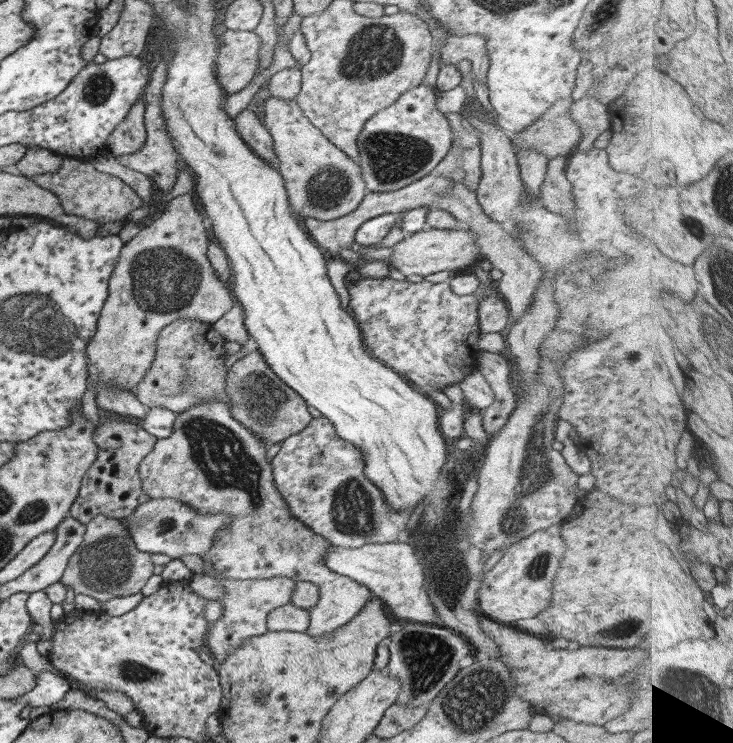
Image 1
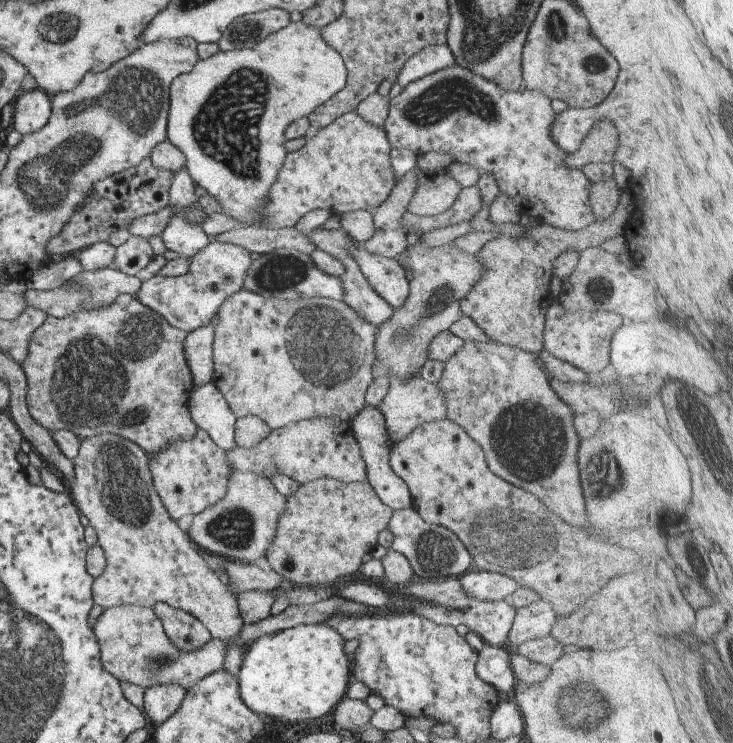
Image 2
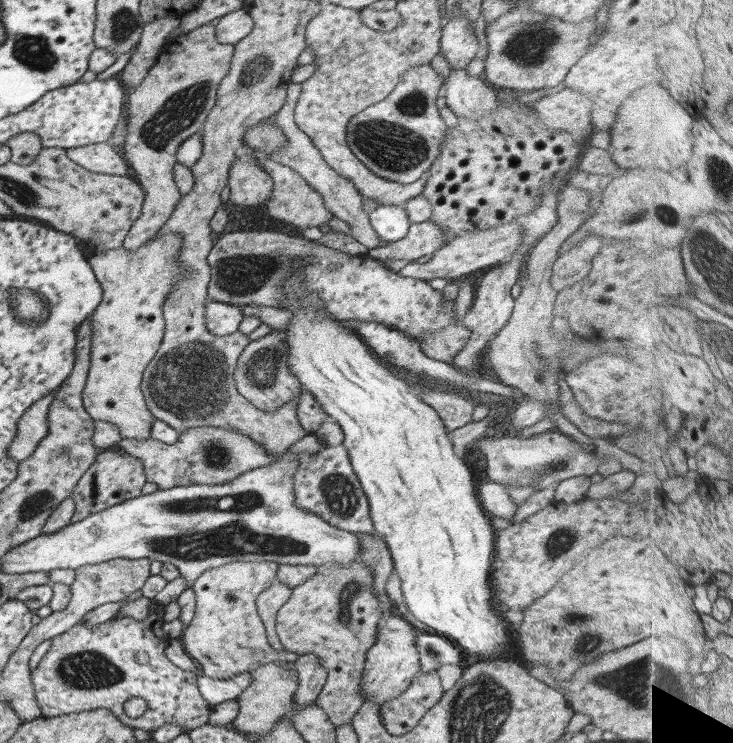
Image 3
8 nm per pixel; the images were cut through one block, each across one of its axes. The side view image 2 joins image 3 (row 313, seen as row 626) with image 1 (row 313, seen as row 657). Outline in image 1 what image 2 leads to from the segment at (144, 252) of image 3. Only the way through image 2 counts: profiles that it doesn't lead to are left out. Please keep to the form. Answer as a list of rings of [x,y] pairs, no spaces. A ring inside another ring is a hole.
[[[194,190],[170,199],[165,211],[149,226],[143,227],[131,240],[123,244],[119,258],[107,280],[107,297],[100,317],[95,323],[95,333],[85,346],[87,357],[87,386],[85,393],[96,395],[101,388],[113,384],[121,390],[133,392],[137,382],[145,376],[156,354],[159,331],[175,320],[197,320],[211,326],[233,306],[233,296],[218,277],[206,257],[208,241],[203,218],[193,207]]]

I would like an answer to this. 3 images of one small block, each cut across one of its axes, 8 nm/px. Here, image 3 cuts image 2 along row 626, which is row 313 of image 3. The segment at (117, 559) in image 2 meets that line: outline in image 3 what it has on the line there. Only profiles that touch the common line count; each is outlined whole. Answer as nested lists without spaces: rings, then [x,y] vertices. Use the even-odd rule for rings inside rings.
[[[207,298],[203,304],[203,318],[206,329],[222,337],[238,330],[243,314],[238,306],[217,303]]]

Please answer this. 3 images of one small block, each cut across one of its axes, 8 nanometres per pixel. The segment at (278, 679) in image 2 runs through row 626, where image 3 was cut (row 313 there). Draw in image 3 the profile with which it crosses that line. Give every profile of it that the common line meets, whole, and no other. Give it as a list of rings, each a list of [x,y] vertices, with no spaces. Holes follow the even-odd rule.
[[[291,273],[291,278],[285,280],[285,291],[287,291],[287,299],[291,300],[291,307],[287,310],[293,311],[291,322],[284,328],[282,336],[285,336],[285,345],[287,345],[287,361],[286,367],[288,371],[298,380],[301,387],[305,387],[306,391],[320,404],[323,408],[327,419],[334,419],[337,426],[343,433],[342,445],[346,448],[352,471],[356,474],[357,480],[360,482],[362,491],[368,500],[369,516],[374,526],[374,532],[381,534],[386,543],[386,547],[390,552],[390,558],[394,564],[394,572],[398,574],[400,580],[400,590],[403,596],[403,602],[407,606],[407,610],[413,614],[419,624],[423,624],[423,632],[436,634],[449,639],[455,646],[460,648],[462,654],[475,658],[477,661],[493,660],[501,658],[503,648],[507,646],[507,636],[505,636],[505,628],[503,624],[493,616],[494,602],[492,598],[492,590],[490,589],[489,565],[494,560],[493,547],[495,531],[488,523],[486,512],[483,510],[482,498],[478,496],[477,489],[473,488],[471,481],[471,468],[467,468],[463,458],[459,458],[452,449],[452,442],[449,434],[439,416],[433,412],[433,408],[426,402],[422,402],[419,396],[411,394],[409,388],[405,386],[405,381],[399,379],[397,375],[393,375],[387,367],[382,366],[378,359],[371,356],[365,344],[361,344],[361,340],[349,332],[345,327],[337,326],[335,318],[331,318],[327,312],[323,312],[323,306],[313,292],[309,292],[299,273]]]

